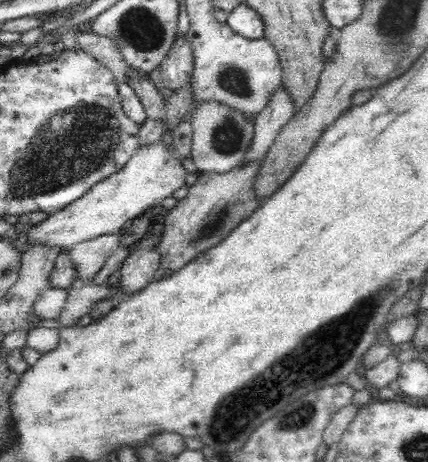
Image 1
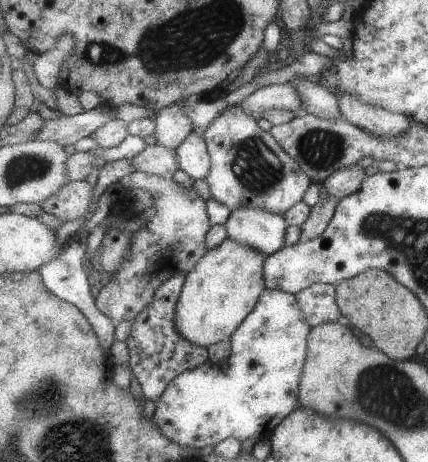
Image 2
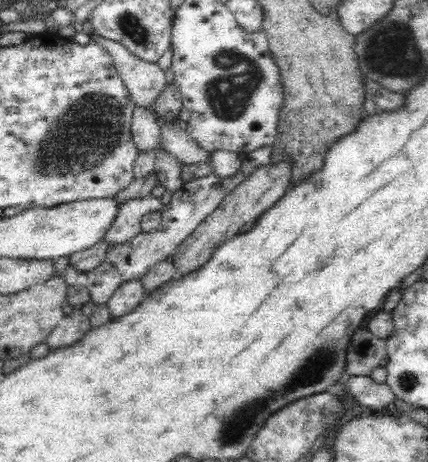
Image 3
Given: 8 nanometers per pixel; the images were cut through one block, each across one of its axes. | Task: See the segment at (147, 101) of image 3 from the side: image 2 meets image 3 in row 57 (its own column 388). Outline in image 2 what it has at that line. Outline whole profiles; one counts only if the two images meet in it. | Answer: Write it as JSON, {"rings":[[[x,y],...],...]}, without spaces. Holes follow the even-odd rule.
{"rings":[[[339,90],[335,94],[339,96],[341,112],[347,120],[351,120],[353,124],[357,124],[357,126],[381,136],[381,138],[383,136],[385,138],[395,138],[411,126],[411,120],[403,114],[395,114],[395,112],[389,112],[387,108],[363,102],[361,98],[357,98],[349,92]]]}

